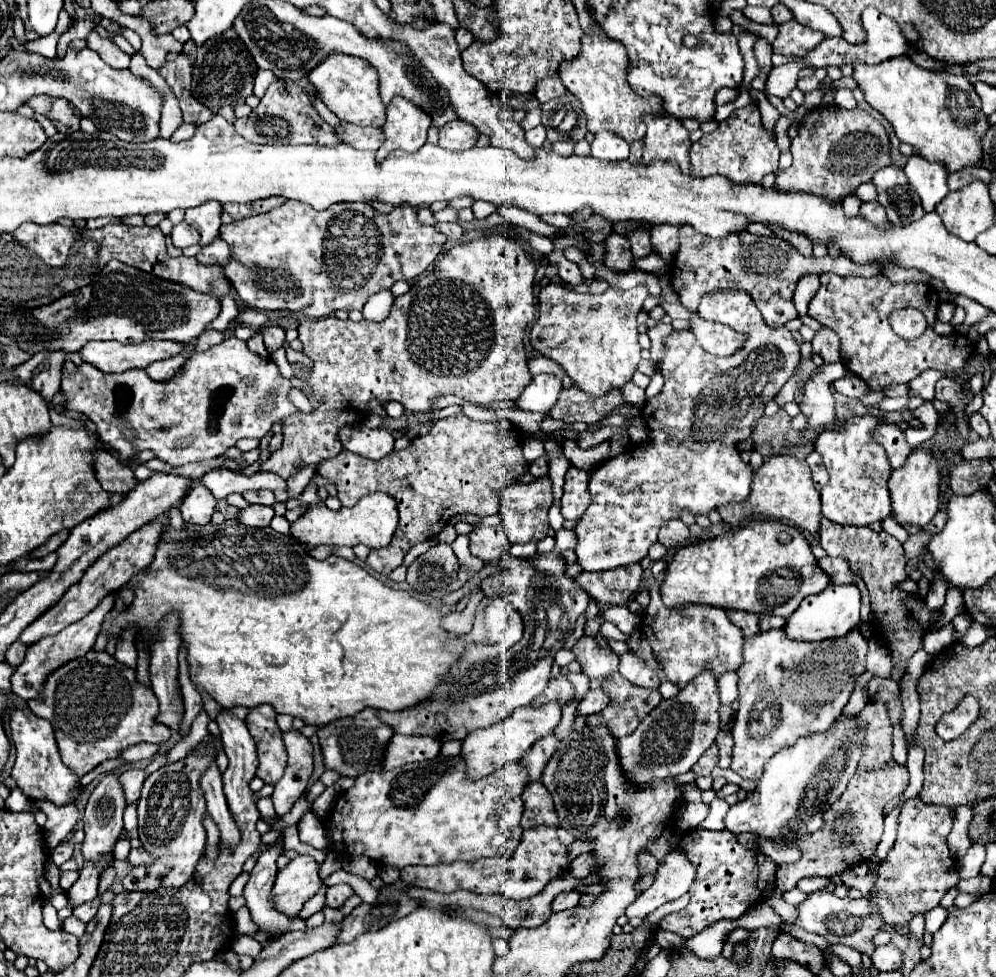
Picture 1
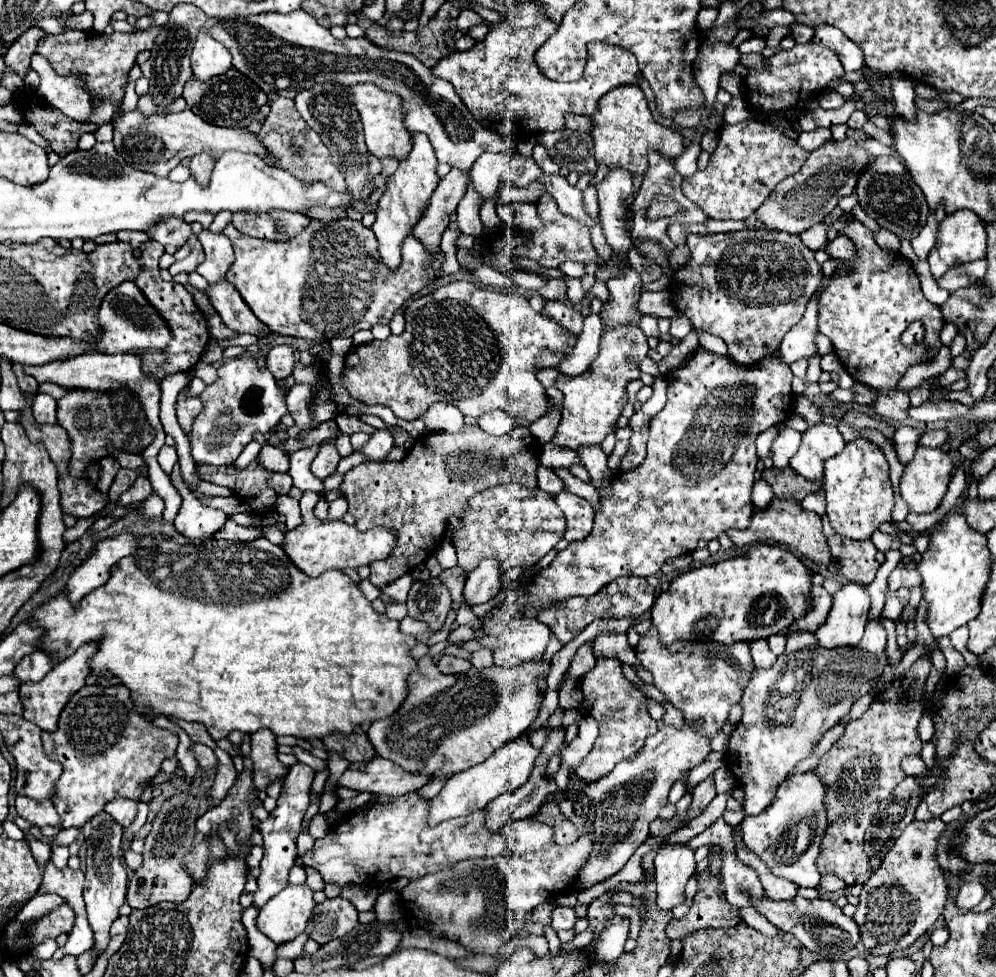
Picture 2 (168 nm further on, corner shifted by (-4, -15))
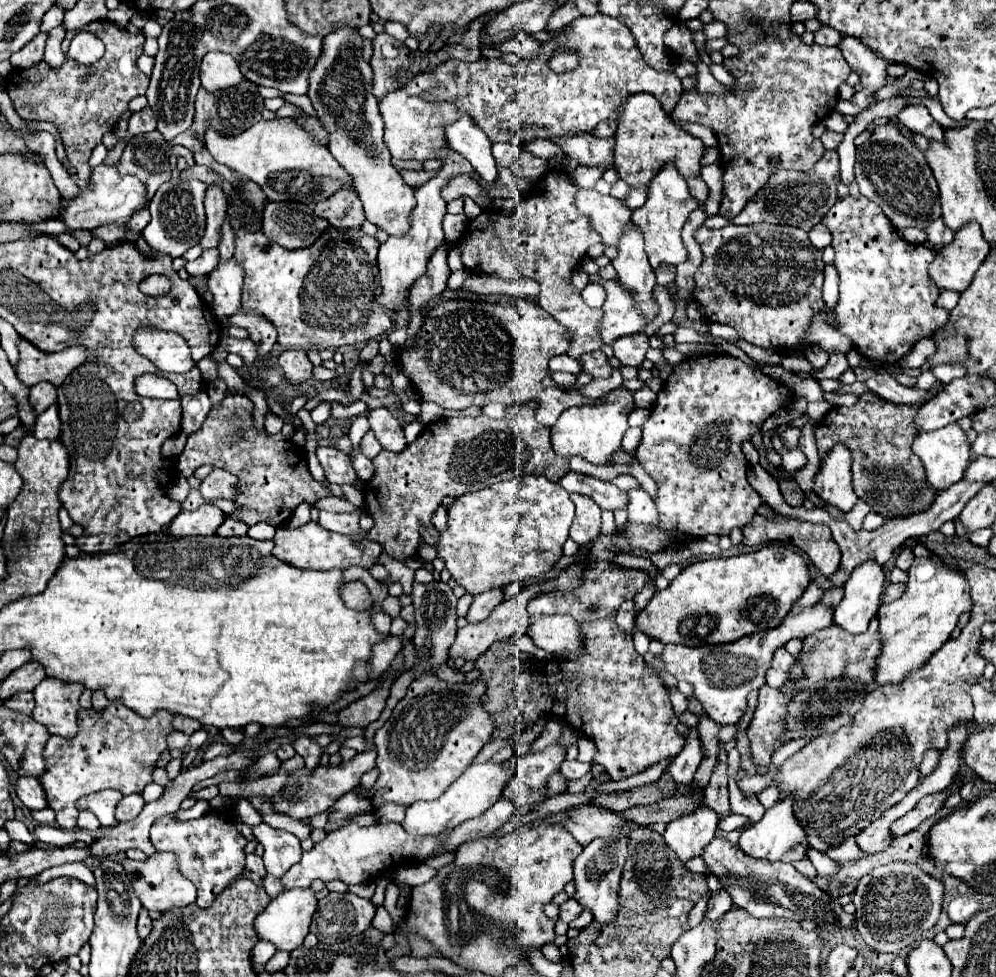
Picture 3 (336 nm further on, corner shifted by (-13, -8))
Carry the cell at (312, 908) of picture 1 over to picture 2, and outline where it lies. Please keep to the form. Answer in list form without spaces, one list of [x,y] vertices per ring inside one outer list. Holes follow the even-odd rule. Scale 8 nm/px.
[[[302,932],[302,936],[298,936],[296,940],[280,944],[278,950],[276,950],[276,954],[282,956],[282,958],[288,958],[288,960],[294,960],[294,958],[298,958],[302,954],[302,948],[304,948],[306,942],[308,942],[308,934]]]

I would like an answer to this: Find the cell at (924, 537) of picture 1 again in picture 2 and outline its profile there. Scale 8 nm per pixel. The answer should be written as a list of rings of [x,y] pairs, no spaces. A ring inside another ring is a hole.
[[[896,568],[890,578],[888,578],[888,586],[890,590],[898,590],[898,588],[910,588],[910,586],[920,586],[922,584],[922,576],[918,572],[912,572],[912,568]]]

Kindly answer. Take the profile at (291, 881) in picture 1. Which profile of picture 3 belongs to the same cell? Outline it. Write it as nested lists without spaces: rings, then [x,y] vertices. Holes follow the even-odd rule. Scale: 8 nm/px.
[[[289,889],[289,891],[279,893],[267,905],[267,909],[255,919],[257,937],[261,941],[273,943],[277,951],[287,951],[287,953],[295,951],[297,947],[303,945],[303,939],[309,933],[309,925],[311,925],[311,917],[315,913],[315,907],[317,907],[317,899],[311,889]]]

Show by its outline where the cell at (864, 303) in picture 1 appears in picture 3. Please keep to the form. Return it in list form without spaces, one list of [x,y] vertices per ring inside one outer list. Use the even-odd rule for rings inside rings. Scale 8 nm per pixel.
[[[839,197],[821,223],[831,231],[835,269],[839,273],[839,303],[833,309],[839,331],[849,335],[853,347],[867,359],[895,363],[903,359],[921,337],[929,337],[947,323],[949,313],[935,305],[939,291],[927,281],[927,267],[937,257],[929,243],[907,243],[889,217],[867,197]]]

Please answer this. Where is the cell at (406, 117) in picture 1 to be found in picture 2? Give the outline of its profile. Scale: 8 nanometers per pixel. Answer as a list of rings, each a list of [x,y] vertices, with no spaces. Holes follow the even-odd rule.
[[[412,132],[412,150],[406,158],[398,160],[398,170],[388,178],[386,190],[378,200],[376,222],[372,224],[372,230],[378,238],[378,252],[390,270],[398,268],[400,244],[408,234],[412,234],[412,228],[418,222],[418,218],[422,216],[422,212],[426,210],[428,198],[432,196],[438,182],[440,182],[440,178],[436,174],[436,156],[434,156],[434,148],[430,144],[428,136],[424,136],[420,132]]]

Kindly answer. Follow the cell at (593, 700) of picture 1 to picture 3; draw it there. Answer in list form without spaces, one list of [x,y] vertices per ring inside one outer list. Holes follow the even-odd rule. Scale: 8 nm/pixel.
[[[565,761],[561,765],[561,775],[565,777],[565,781],[577,781],[581,777],[585,777],[591,771],[589,763],[579,763],[579,761]]]

